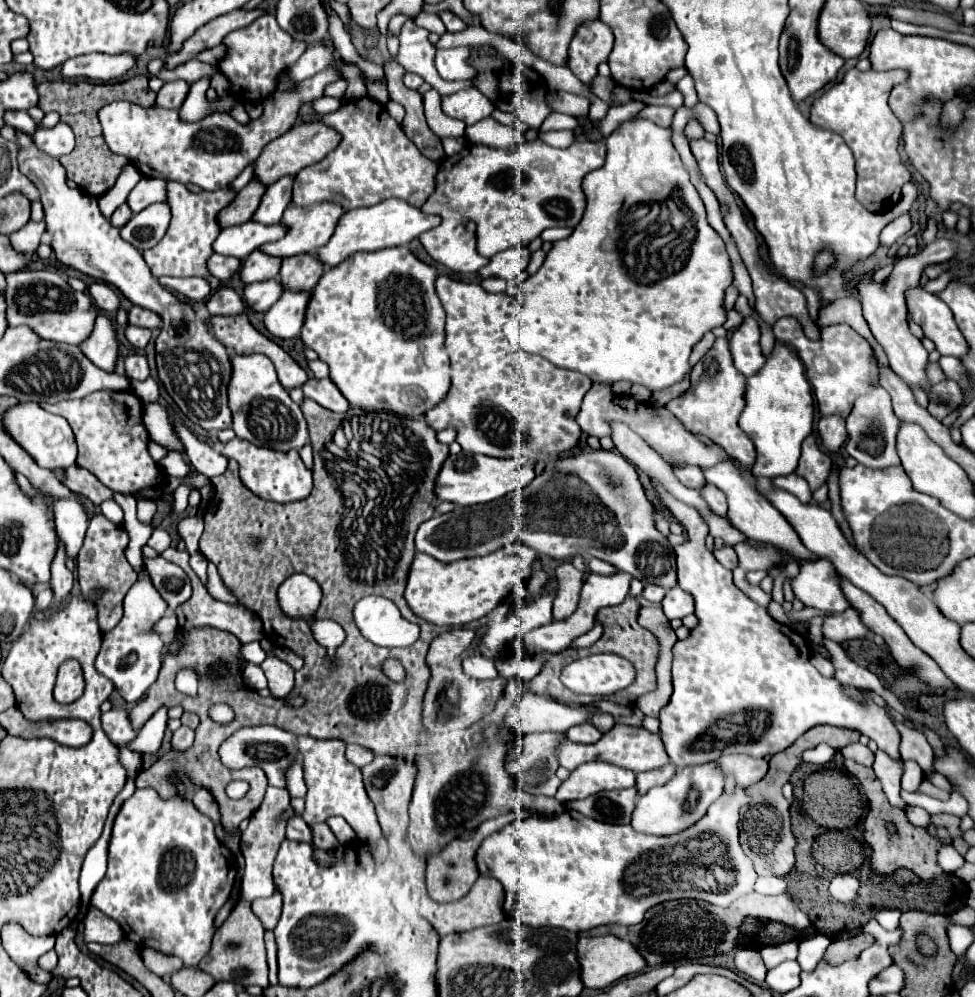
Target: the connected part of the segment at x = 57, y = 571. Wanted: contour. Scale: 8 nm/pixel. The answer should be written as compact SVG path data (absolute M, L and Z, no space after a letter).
M60 543L60 549L56 551L56 559L52 563L52 579L50 579L50 589L54 593L54 601L64 601L70 591L72 591L72 581L74 581L74 575L72 571L66 569L66 555L64 555L64 547Z

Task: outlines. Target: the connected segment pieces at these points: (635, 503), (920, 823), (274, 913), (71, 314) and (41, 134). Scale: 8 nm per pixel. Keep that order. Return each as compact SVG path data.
M602 451L556 459L550 469L546 469L540 477L536 477L530 485L520 491L514 491L492 503L456 507L452 513L434 515L418 527L414 539L418 551L428 553L444 563L492 553L508 541L520 541L536 549L540 555L548 555L556 561L564 561L574 555L598 557L602 561L612 563L618 571L630 573L632 577L644 583L656 583L664 589L672 589L678 585L674 549L666 541L666 537L660 535L660 531L654 527L652 503L644 495L644 489L638 481L638 473L618 453Z
M906 808L904 809L904 811L906 812L910 823L912 823L914 826L925 829L930 835L932 835L932 837L938 840L942 845L946 843L952 843L952 840L950 842L946 842L937 835L936 826L931 822L930 815L926 810L921 808Z
M276 888L274 895L268 899L256 899L252 905L252 911L260 917L266 931L274 931L282 909L282 893Z
M16 271L6 275L6 305L8 305L8 327L30 327L36 335L56 343L78 345L84 341L96 319L96 307L92 299L82 291L72 291L66 277L52 271Z
M58 123L54 129L40 127L34 135L34 143L38 145L40 151L58 159L74 149L74 133L64 123Z

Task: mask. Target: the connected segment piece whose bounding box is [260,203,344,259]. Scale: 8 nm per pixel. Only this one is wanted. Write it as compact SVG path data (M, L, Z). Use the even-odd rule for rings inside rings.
M322 203L322 205L310 205L310 207L288 205L288 209L284 211L282 221L280 221L282 225L288 225L288 233L280 241L262 245L260 253L272 253L272 257L280 257L280 259L300 255L300 253L312 253L328 243L340 215L344 215L344 209L334 203Z

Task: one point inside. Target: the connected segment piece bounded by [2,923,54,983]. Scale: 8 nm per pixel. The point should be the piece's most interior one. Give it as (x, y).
(23, 948)

